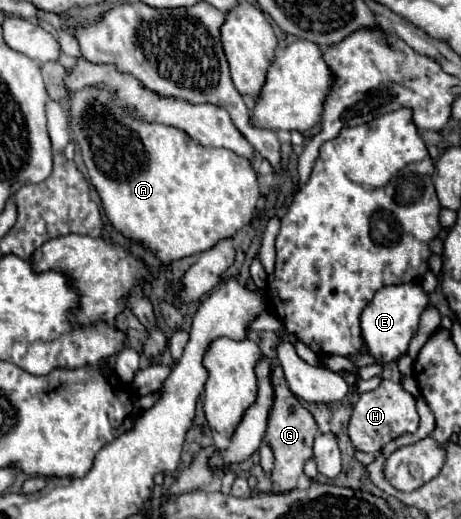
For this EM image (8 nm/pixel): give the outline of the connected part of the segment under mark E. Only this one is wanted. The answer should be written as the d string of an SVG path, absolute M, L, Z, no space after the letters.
M402 283L390 285L376 291L370 305L362 311L362 337L366 341L366 349L376 357L378 363L390 363L402 357L408 351L408 343L418 329L418 321L422 311L428 307L430 297L418 283Z

